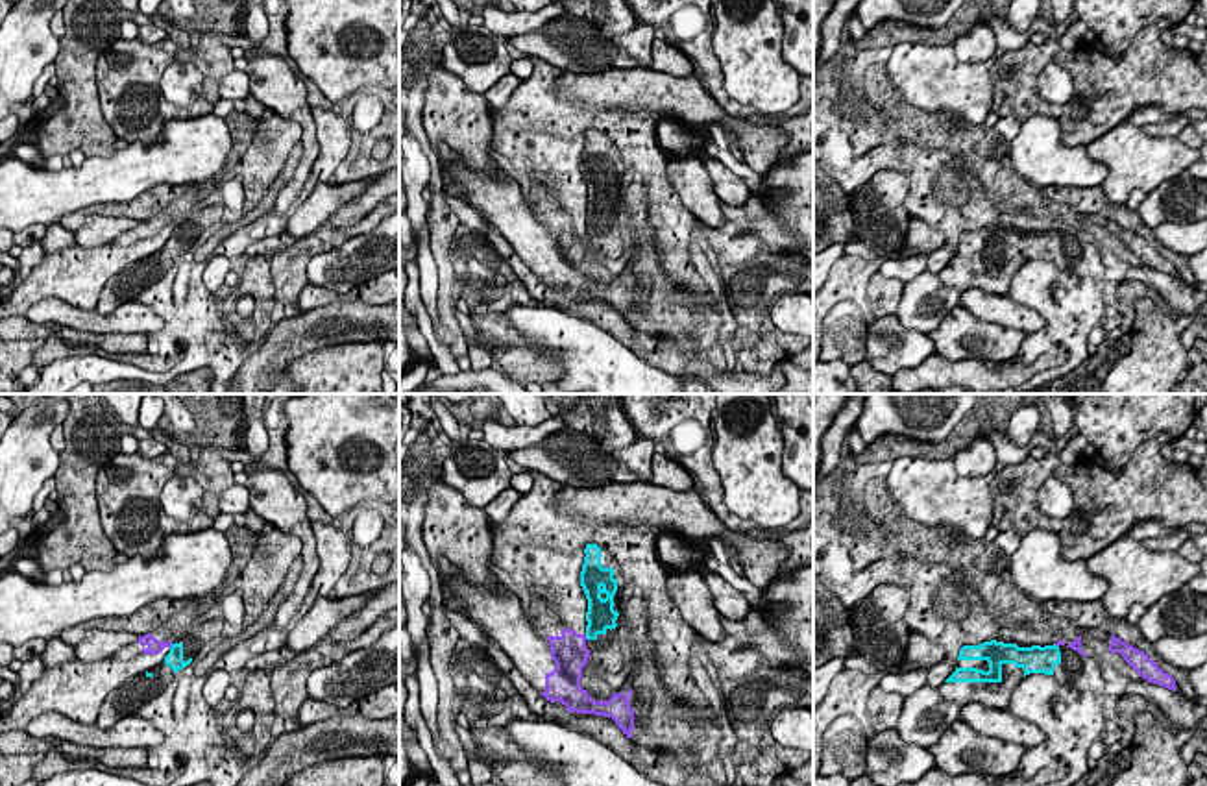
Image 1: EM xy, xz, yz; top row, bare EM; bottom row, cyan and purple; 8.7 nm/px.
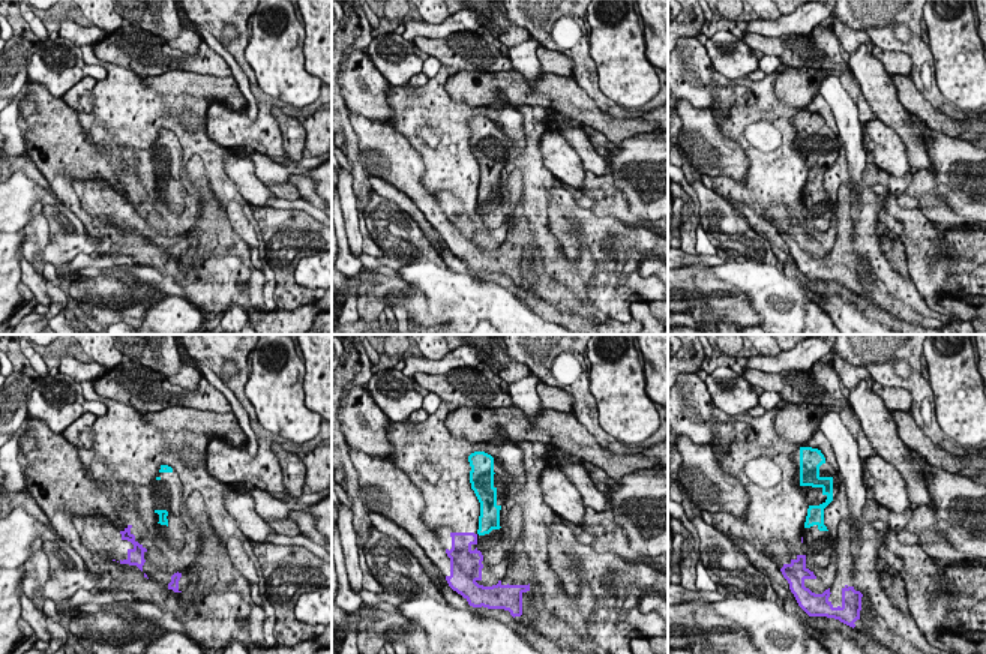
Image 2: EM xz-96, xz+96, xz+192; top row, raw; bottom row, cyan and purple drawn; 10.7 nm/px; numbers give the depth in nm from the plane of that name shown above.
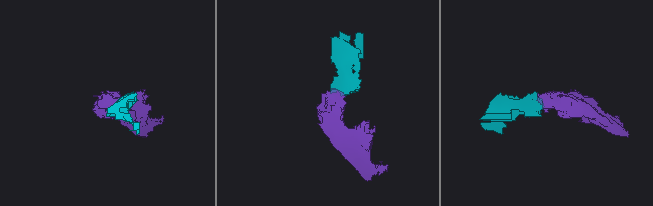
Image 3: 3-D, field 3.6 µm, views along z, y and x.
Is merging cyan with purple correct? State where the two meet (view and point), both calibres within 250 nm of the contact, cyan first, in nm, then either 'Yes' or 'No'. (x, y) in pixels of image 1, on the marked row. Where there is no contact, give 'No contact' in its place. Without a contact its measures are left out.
Touches cyan at xz (586, 637). Thickness 240 nm (cyan) against 320 nm. No

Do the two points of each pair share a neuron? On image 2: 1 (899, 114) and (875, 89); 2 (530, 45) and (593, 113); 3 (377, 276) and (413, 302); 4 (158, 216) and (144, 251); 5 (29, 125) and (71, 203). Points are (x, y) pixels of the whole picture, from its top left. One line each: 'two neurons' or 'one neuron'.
1: one neuron
2: two neurons
3: one neuron
4: one neuron
5: one neuron

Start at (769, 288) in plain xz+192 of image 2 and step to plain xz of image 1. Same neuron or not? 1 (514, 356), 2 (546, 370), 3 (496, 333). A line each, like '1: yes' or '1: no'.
1: no
2: no
3: no

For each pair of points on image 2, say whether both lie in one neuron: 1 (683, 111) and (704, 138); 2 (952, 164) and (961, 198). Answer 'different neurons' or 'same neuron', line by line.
1: same neuron
2: same neuron

